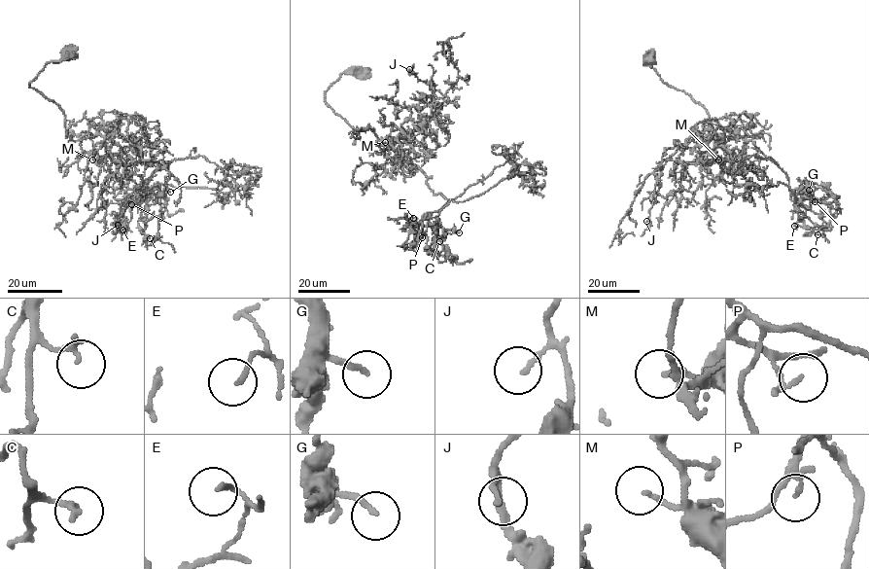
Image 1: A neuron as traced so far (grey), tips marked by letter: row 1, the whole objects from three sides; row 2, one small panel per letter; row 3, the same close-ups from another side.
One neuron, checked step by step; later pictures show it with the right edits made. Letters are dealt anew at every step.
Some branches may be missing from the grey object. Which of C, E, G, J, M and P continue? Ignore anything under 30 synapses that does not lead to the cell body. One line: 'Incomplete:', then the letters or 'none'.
Incomplete: none

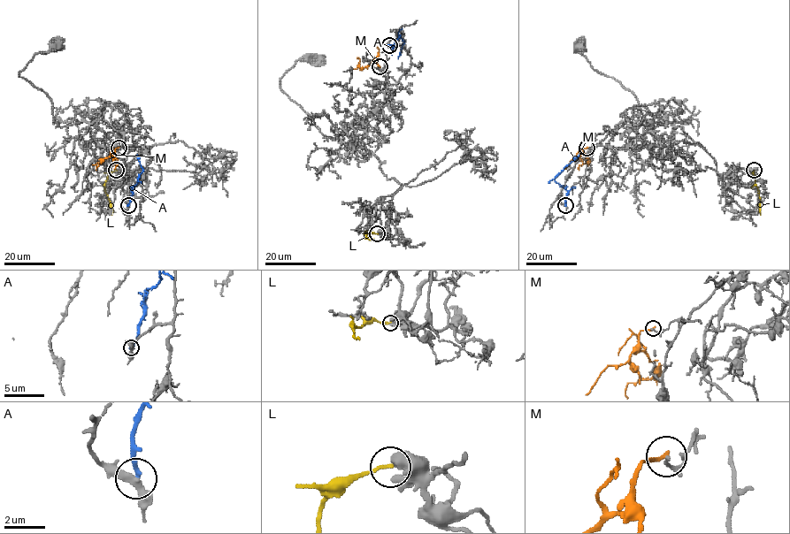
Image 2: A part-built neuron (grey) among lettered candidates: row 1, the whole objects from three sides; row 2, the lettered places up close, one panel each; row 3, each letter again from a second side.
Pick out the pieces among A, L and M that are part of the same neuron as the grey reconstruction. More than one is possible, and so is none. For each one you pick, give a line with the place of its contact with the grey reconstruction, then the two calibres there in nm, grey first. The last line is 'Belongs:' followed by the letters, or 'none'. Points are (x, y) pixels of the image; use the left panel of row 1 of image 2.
Belongs: none

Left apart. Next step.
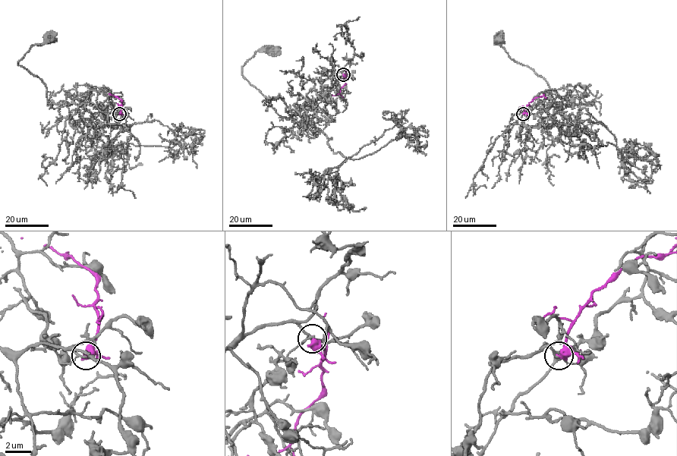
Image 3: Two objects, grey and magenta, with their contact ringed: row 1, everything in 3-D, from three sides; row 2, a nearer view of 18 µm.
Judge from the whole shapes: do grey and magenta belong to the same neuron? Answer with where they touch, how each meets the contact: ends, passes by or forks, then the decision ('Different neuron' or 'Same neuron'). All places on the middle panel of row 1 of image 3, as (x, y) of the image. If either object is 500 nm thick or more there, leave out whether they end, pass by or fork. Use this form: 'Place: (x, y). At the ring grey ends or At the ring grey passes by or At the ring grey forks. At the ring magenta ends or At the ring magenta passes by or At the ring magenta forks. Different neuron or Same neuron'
Place: (343, 74). At the ring grey passes by. At the ring magenta passes by. Different neuron

